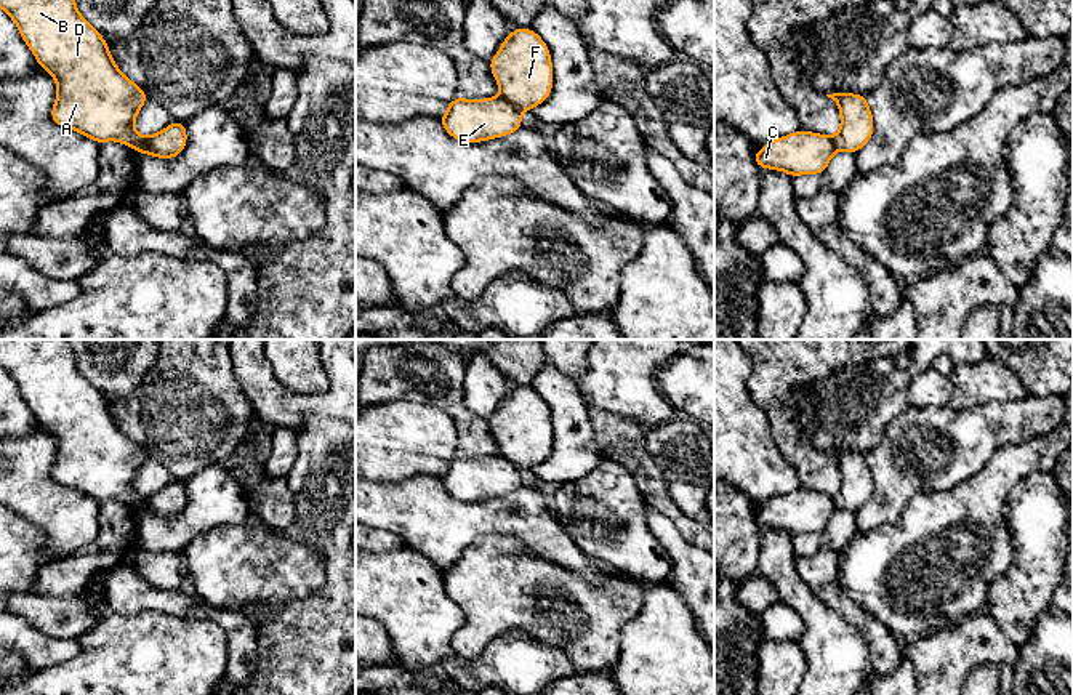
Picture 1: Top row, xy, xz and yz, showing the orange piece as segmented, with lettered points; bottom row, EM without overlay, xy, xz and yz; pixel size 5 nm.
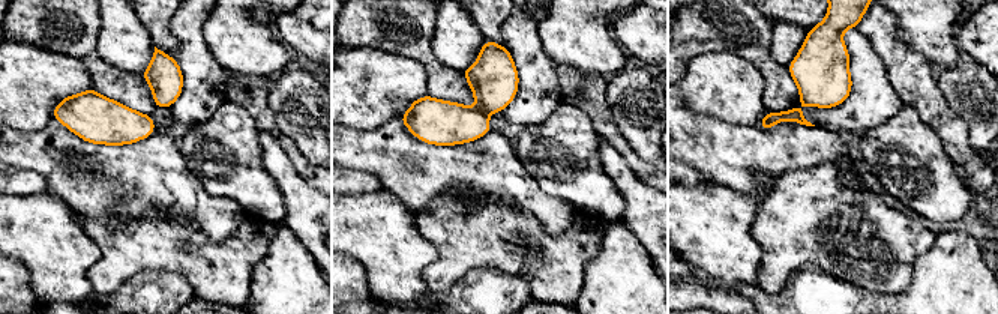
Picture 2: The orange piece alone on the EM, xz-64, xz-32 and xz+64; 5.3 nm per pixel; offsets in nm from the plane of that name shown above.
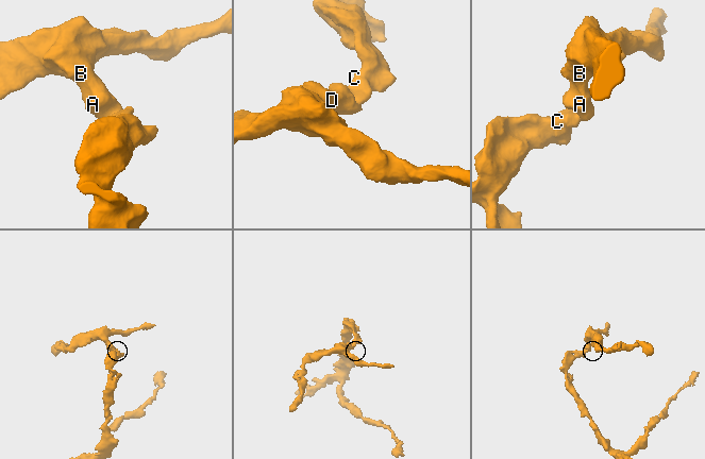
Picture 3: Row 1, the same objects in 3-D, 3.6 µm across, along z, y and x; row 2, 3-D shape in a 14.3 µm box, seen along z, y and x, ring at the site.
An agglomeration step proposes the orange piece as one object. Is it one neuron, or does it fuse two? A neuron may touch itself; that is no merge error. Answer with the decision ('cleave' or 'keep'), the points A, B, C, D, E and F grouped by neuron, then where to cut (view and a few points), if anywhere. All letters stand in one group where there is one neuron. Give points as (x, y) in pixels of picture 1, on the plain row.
cleave | A B D E / C F | xz (500, 455), (519, 470)

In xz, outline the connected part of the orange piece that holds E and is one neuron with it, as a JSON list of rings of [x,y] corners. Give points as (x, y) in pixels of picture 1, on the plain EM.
[[[455,455],[437,477],[444,488],[461,501],[482,501],[520,488],[520,469],[500,456],[463,458]]]

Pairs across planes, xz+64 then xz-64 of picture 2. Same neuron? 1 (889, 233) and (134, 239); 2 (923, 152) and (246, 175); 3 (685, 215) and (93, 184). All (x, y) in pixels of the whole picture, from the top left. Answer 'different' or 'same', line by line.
1: same
2: same
3: different

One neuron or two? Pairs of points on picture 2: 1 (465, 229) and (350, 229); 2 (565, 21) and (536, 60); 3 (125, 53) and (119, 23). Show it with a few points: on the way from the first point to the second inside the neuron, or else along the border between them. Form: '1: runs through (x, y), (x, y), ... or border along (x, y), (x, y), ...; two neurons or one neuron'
1: border along (414, 214), (417, 230), (434, 247), (435, 259); two neurons
2: border along (536, 24), (544, 50), (553, 62); two neurons
3: runs through (125, 45), (120, 30); one neuron

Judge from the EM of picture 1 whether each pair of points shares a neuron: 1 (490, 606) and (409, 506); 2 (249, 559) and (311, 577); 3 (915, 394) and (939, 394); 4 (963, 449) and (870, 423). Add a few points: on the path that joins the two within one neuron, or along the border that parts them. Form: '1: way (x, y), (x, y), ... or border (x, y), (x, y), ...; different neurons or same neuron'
1: border (482, 537), (446, 572); different neurons
2: way (265, 567), (295, 570); same neuron
3: way (921, 394), (932, 394); same neuron
4: border (907, 405), (886, 426), (881, 441), (865, 453); different neurons

